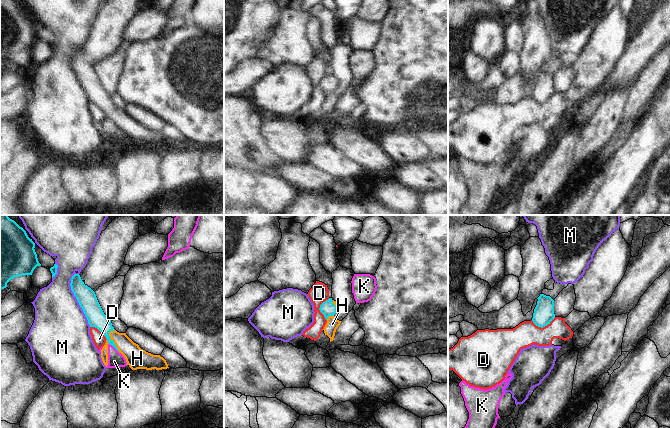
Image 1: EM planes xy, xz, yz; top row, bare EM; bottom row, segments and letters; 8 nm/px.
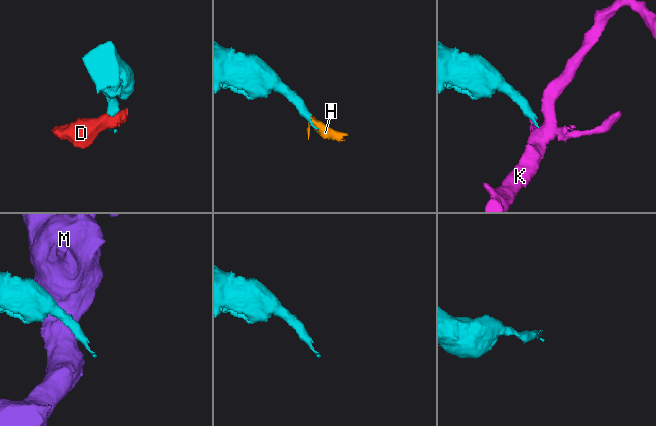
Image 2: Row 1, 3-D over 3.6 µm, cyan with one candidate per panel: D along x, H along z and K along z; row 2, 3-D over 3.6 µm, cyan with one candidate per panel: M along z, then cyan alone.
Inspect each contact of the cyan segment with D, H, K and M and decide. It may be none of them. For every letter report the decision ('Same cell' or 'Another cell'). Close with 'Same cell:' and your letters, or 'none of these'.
D: Another cell
H: Same cell
K: Another cell
M: Another cell
Same cell: H.

